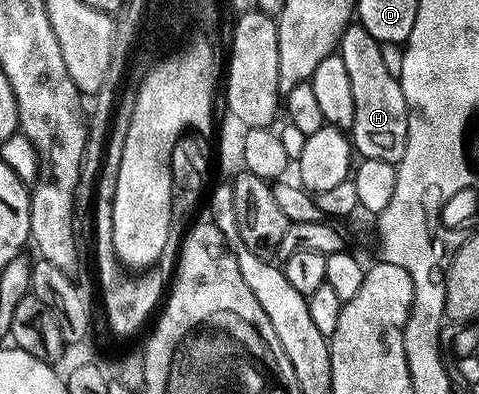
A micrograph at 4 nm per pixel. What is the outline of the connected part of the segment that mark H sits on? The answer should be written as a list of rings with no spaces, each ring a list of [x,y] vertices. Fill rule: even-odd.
[[[350,22],[341,35],[339,54],[351,78],[351,95],[355,101],[355,118],[351,129],[351,143],[361,160],[378,160],[398,165],[407,146],[407,126],[409,107],[403,98],[403,90],[398,77],[387,70],[383,63],[381,45],[360,22]]]

